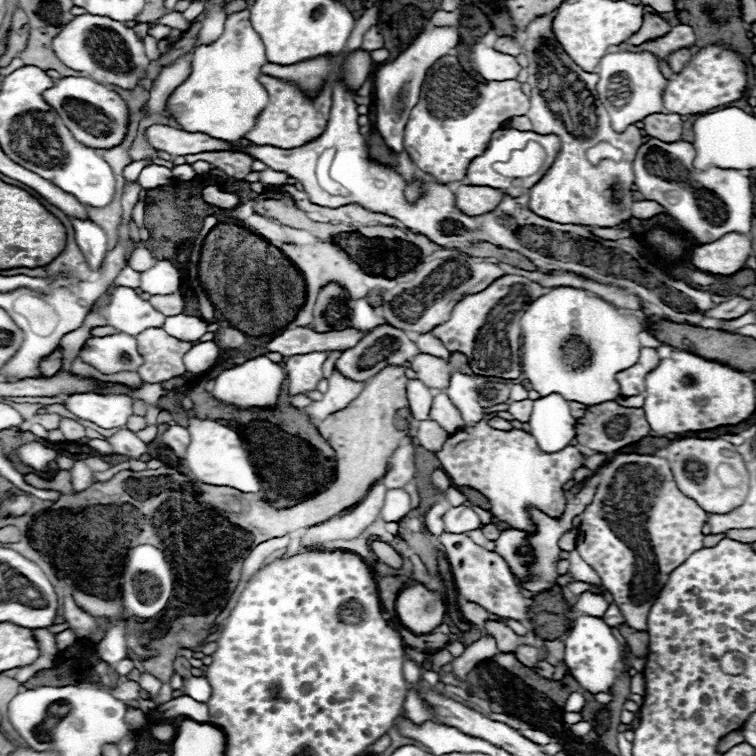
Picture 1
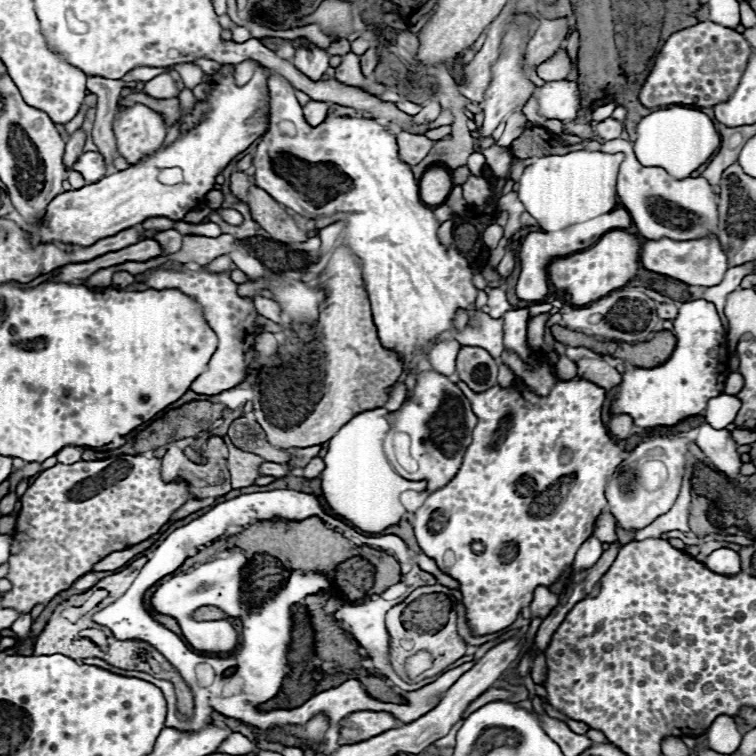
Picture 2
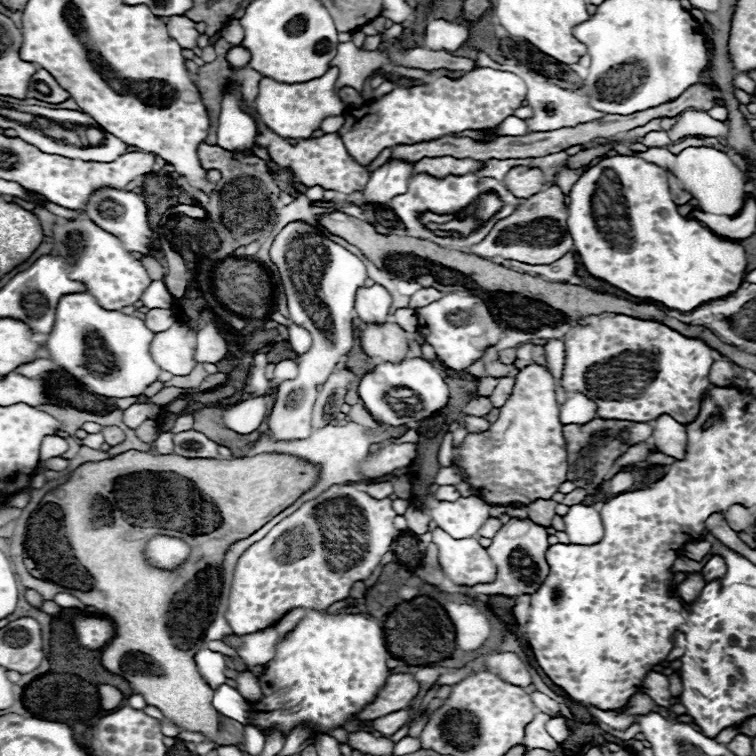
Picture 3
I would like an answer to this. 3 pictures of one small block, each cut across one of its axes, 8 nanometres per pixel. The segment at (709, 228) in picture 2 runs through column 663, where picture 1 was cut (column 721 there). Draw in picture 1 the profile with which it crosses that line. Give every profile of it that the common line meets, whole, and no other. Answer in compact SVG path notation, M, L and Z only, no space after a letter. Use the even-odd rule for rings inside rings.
M644 138L644 144L634 158L634 190L642 190L646 200L654 200L666 208L666 216L674 220L674 228L692 236L696 244L720 240L730 232L748 234L752 224L752 188L750 178L740 170L696 170L692 166L696 148L690 142L662 142L658 138Z

